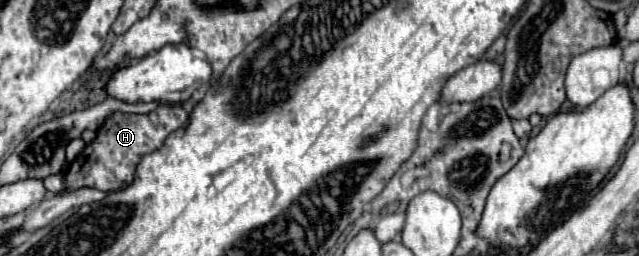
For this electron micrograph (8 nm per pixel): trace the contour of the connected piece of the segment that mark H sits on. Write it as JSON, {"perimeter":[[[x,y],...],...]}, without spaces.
{"perimeter":[[[162,104],[148,114],[126,114],[126,112],[112,112],[94,142],[86,144],[86,148],[78,154],[78,158],[70,164],[70,172],[64,176],[64,192],[74,192],[78,188],[90,186],[98,190],[122,190],[132,184],[136,166],[142,156],[158,150],[170,132],[182,128],[188,122],[188,112],[180,104]]]}

